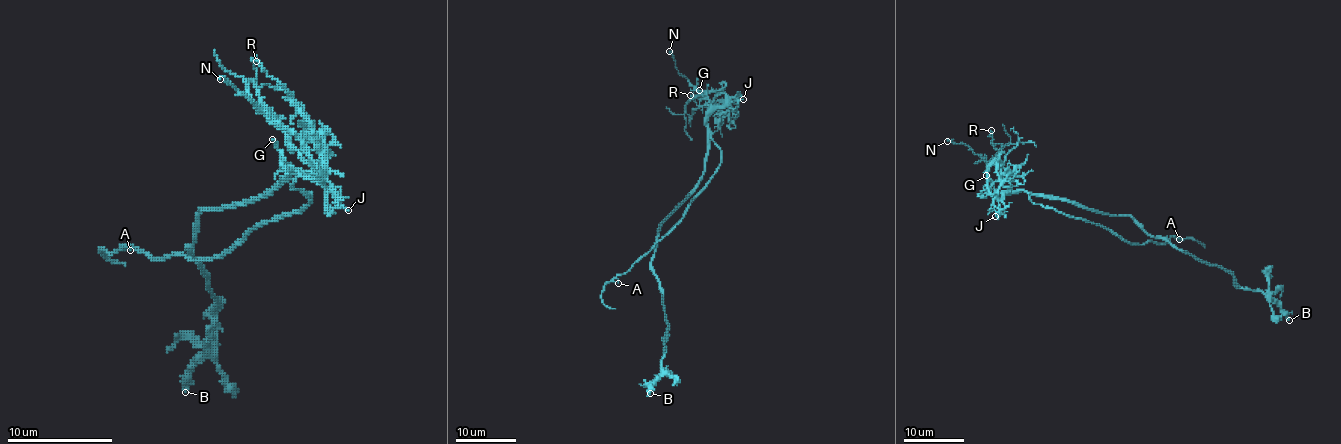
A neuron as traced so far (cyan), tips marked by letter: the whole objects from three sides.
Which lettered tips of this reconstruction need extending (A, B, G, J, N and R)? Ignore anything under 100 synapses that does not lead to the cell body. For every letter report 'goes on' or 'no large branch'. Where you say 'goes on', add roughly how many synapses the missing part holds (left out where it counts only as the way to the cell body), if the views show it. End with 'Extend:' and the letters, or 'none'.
A: no large branch
B: no large branch
G: no large branch
J: no large branch
N: no large branch
R: no large branch
Extend: none

